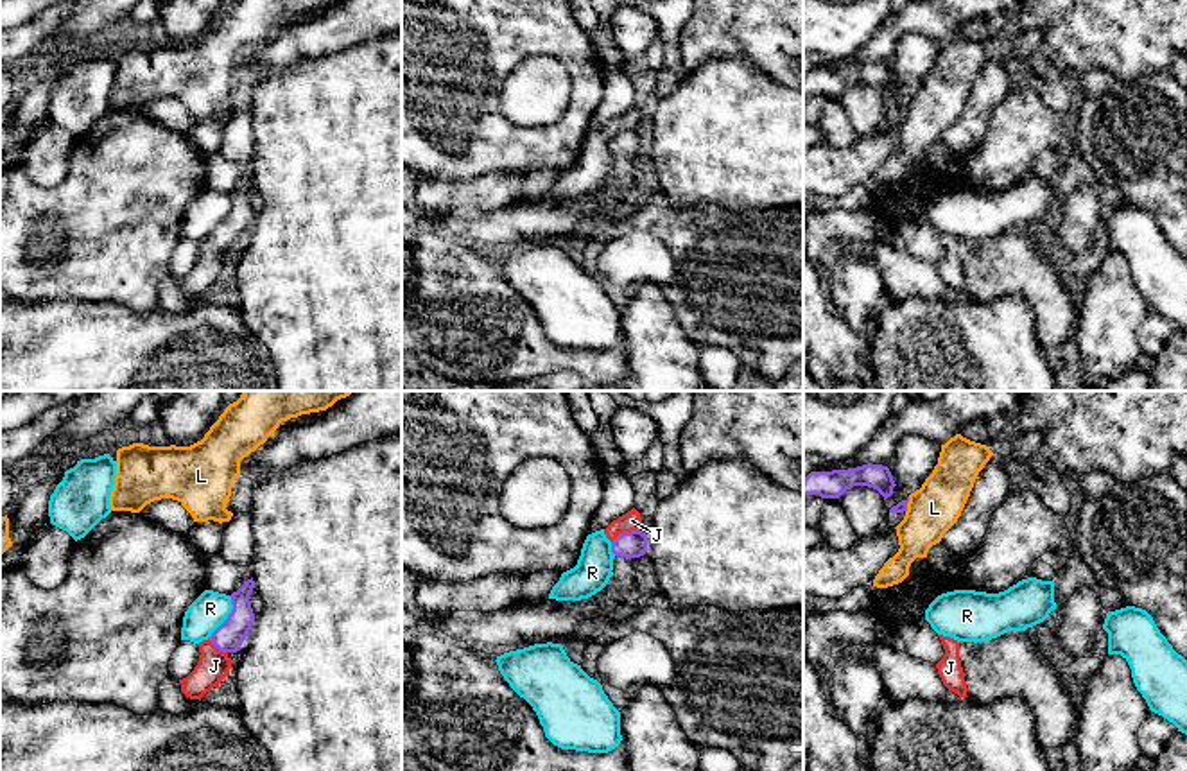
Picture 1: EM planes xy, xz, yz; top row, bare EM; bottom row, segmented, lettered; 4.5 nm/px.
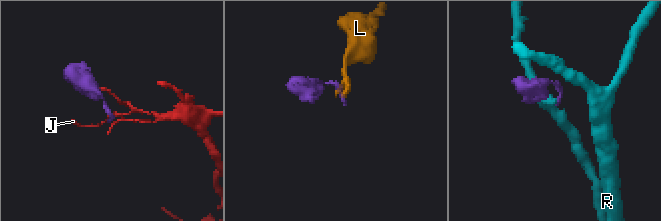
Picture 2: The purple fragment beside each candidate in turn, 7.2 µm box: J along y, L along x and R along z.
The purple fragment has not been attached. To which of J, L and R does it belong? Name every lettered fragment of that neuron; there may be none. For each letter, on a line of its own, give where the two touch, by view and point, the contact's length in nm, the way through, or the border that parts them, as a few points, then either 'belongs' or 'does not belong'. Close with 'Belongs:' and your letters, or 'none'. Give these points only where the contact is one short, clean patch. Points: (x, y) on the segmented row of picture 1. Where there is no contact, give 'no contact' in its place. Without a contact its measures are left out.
J: xz (624, 533) | 140 nm | does not belong
L: yz (906, 504) | 70 nm | along yz (909, 497), (906, 511) | does not belong
R: xy (228, 617) | 220 nm | along xy (230, 596), (232, 608), (228, 617), (208, 637) | does not belong
Belongs: none

